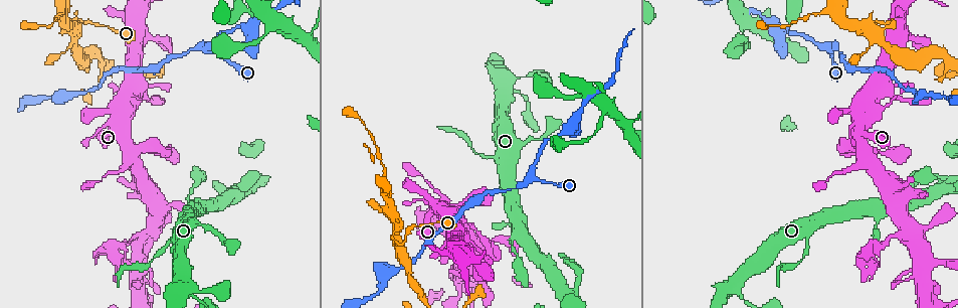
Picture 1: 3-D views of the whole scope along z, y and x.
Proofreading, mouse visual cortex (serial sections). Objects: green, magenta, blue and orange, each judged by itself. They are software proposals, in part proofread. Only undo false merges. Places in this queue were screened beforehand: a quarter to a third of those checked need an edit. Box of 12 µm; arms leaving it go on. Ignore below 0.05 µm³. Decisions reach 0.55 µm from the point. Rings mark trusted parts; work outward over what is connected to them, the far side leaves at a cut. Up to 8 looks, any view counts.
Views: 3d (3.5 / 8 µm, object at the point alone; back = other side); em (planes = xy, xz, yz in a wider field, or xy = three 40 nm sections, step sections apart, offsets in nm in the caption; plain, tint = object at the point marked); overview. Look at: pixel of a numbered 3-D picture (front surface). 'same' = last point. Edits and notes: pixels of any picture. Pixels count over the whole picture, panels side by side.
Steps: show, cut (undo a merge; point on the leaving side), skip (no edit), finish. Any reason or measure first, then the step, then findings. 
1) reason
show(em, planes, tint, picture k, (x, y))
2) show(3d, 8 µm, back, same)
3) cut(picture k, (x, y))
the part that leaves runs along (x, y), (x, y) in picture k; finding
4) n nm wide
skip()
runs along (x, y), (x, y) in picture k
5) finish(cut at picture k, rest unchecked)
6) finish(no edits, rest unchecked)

thin neck
show(3d, 3.5 µm, picture 1, (871, 26))

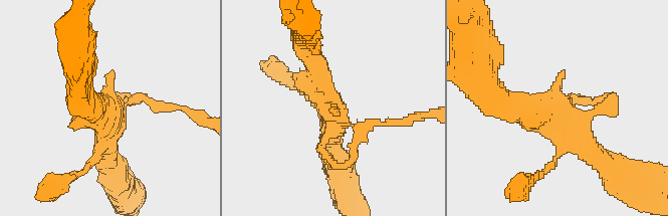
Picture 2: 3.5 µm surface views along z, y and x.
skip()
runs along (395, 123), (358, 131), (314, 58) in picture 2; one cell here

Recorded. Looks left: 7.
three-way junction
show(3d, 8 µm, back, picture 1, (133, 239))

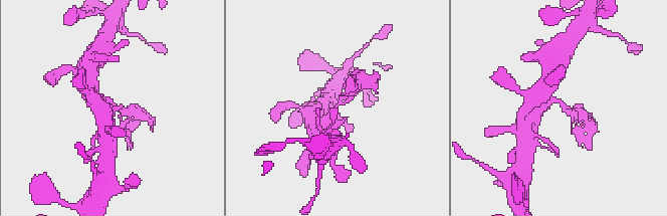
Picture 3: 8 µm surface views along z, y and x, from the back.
show(3d, 3.5 µm, back, picture 3, (114, 103))

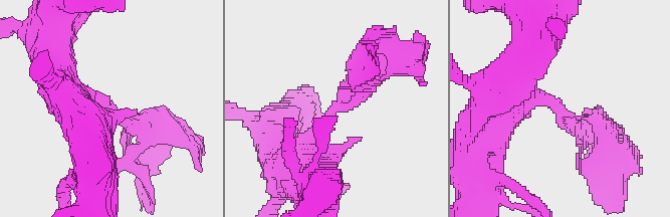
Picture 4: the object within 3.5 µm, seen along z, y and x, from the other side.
show(em, planes, tint, picture 4, (340, 105))

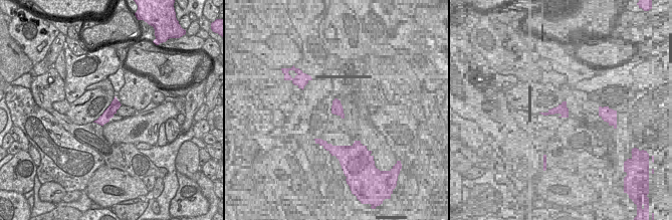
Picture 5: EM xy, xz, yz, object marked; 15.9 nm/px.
cut(picture 4, (592, 148))
the part that leaves runs along (566, 125), (592, 122), (610, 144) in picture 4; two cells meet here

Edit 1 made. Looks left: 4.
show(overview)

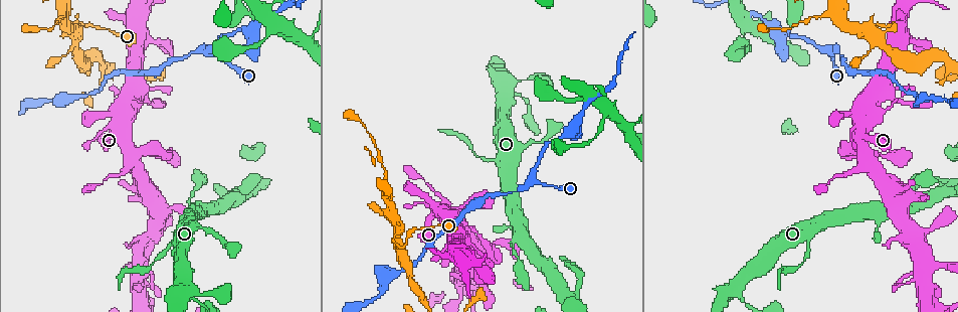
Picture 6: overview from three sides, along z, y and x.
thick turns thin
show(3d, 3.5 µm, picture 6, (166, 250))

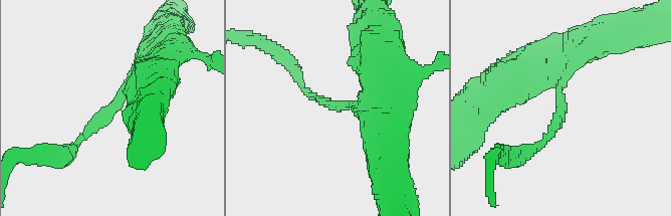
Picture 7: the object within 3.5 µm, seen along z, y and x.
arms of 150, 350 nm
show(em, planes, tint, picture 7, (114, 104))

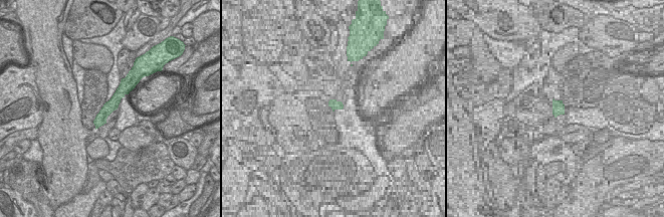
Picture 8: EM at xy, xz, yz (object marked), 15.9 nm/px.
cut(picture 7, (108, 109))
the part that leaves runs along (122, 93), (119, 102), (72, 149) in picture 7; a second cell is stuck on

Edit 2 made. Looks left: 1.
finish(cut at picture 4, cut at picture 7, rest unchecked)

